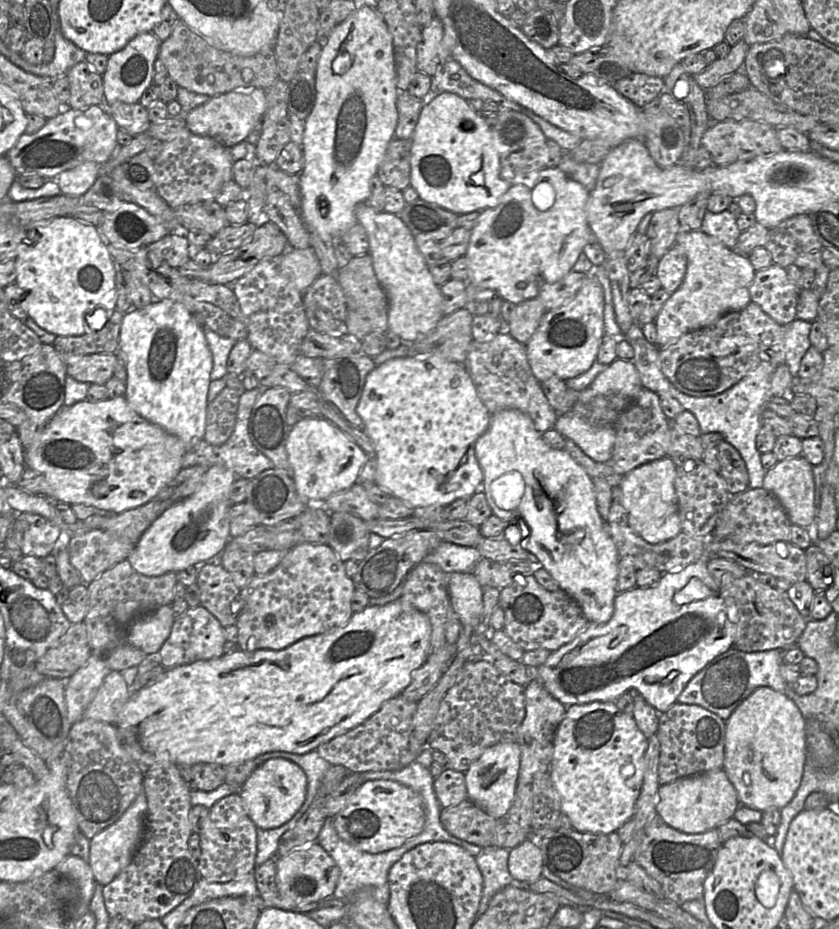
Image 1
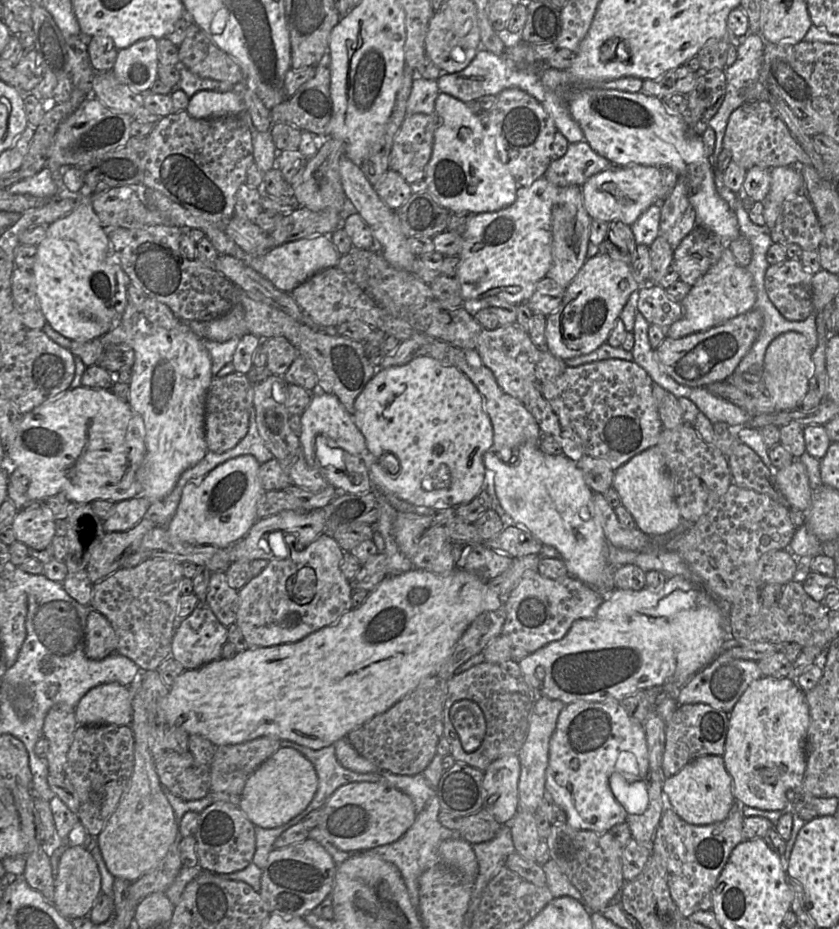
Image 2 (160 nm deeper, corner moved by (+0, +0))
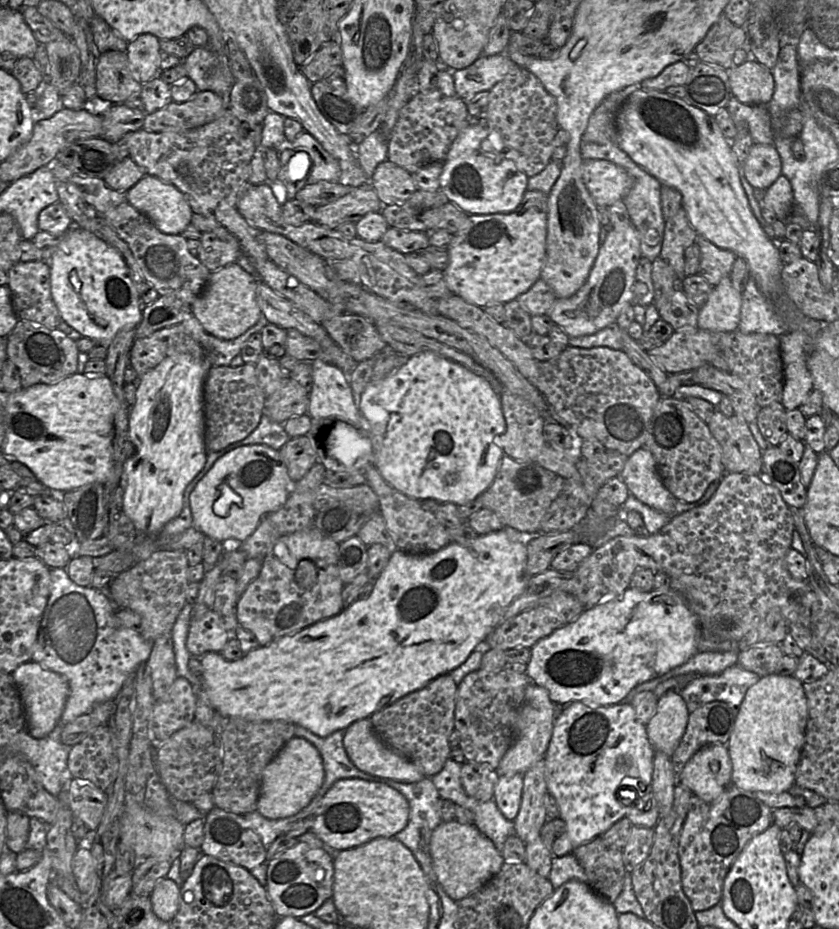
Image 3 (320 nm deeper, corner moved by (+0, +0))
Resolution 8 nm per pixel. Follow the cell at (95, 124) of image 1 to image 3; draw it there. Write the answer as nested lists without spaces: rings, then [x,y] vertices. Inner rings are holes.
[[[114,104],[100,116],[103,119],[103,139],[112,143],[119,141],[124,134],[142,128],[147,113],[130,109],[123,104]]]

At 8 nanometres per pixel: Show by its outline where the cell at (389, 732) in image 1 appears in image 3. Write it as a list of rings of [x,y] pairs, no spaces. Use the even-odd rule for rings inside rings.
[[[447,673],[423,688],[373,713],[369,720],[377,737],[388,747],[411,761],[426,776],[439,773],[449,758],[448,738],[454,731],[457,684]]]

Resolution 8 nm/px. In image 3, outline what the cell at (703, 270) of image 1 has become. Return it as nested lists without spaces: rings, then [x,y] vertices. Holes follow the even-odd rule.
[[[730,276],[713,287],[706,303],[699,309],[697,328],[712,333],[737,330],[742,294],[732,285]]]

